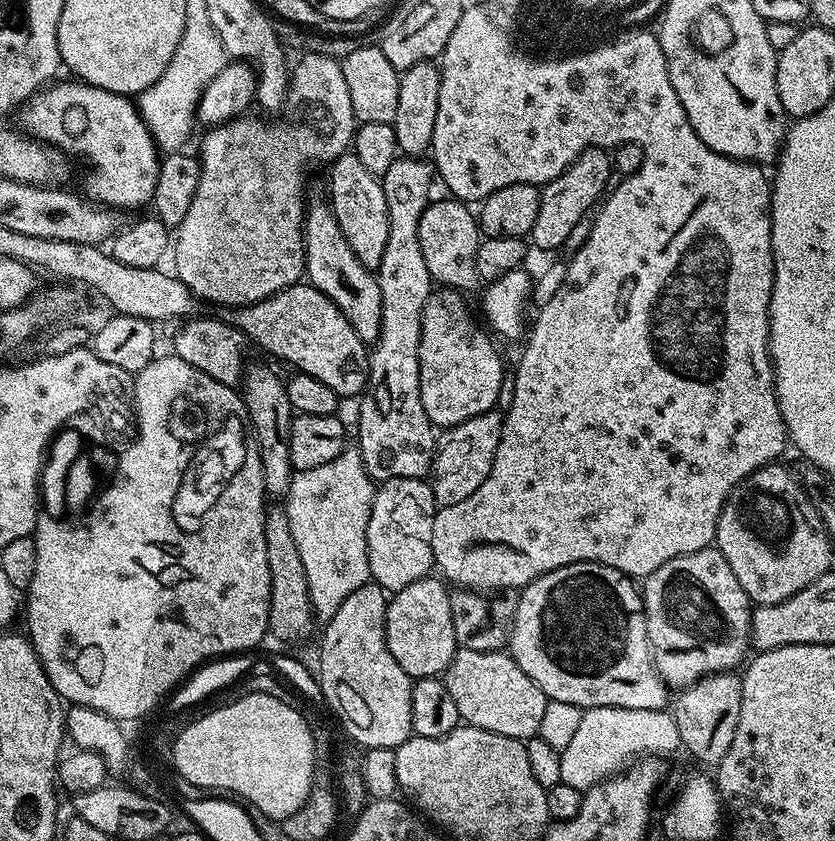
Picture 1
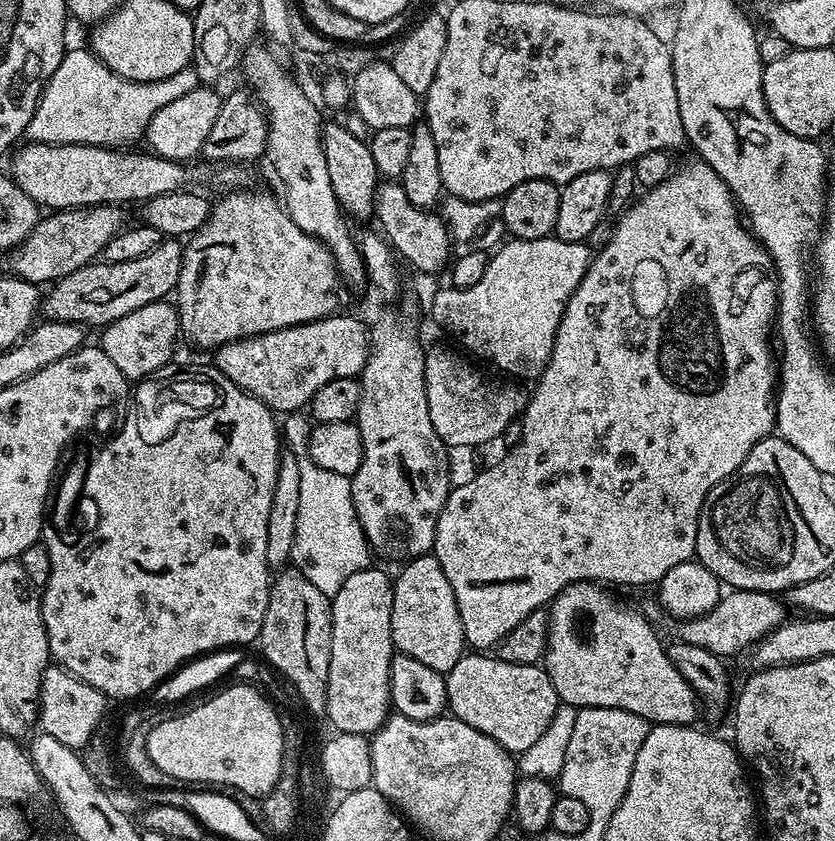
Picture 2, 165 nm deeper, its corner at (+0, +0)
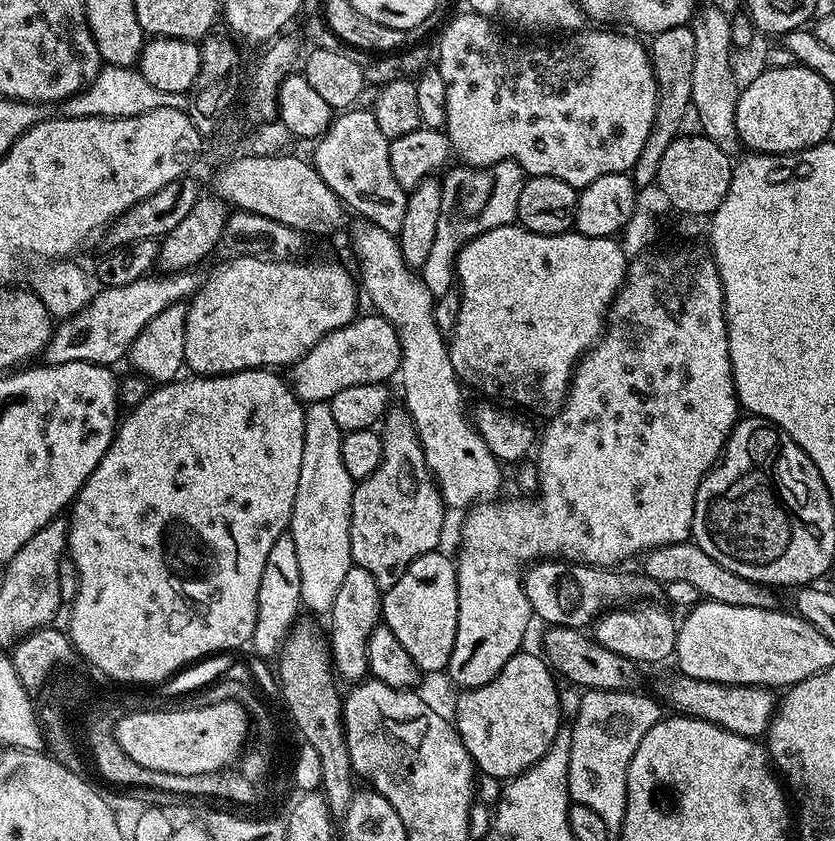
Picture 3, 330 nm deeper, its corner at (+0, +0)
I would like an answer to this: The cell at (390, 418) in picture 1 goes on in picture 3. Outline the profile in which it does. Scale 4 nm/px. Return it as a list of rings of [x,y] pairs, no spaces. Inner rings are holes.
[[[393,407],[382,421],[382,462],[374,474],[359,481],[352,489],[352,509],[350,510],[350,550],[355,567],[366,570],[374,577],[381,590],[386,590],[406,574],[408,564],[422,554],[435,552],[441,547],[440,535],[444,532],[444,512],[446,505],[440,497],[436,481],[432,479],[418,434],[412,420],[403,407]]]

